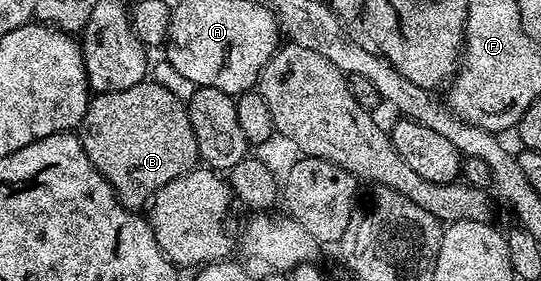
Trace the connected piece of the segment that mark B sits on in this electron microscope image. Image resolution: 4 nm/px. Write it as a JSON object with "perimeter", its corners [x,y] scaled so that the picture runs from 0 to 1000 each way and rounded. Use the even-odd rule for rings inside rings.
{"perimeter":[[[283,288],[253,295],[244,302],[244,317],[176,335],[152,420],[148,491],[155,544],[163,544],[163,573],[170,573],[170,587],[207,658],[222,719],[250,758],[261,754],[283,712],[287,687],[311,658],[311,644],[359,605],[368,577],[362,473],[355,473],[344,367],[329,352],[325,331],[311,331],[303,302]]]}

